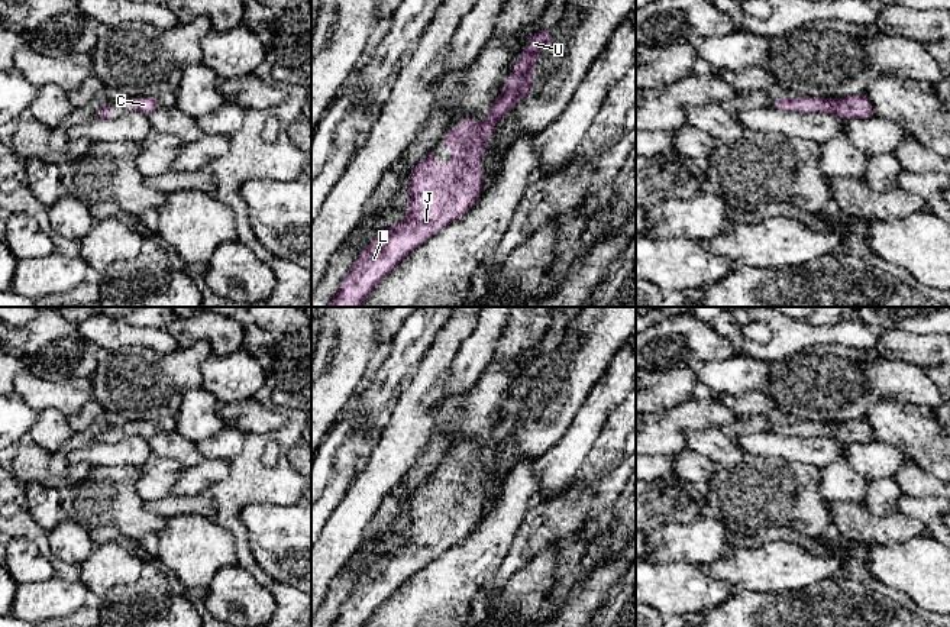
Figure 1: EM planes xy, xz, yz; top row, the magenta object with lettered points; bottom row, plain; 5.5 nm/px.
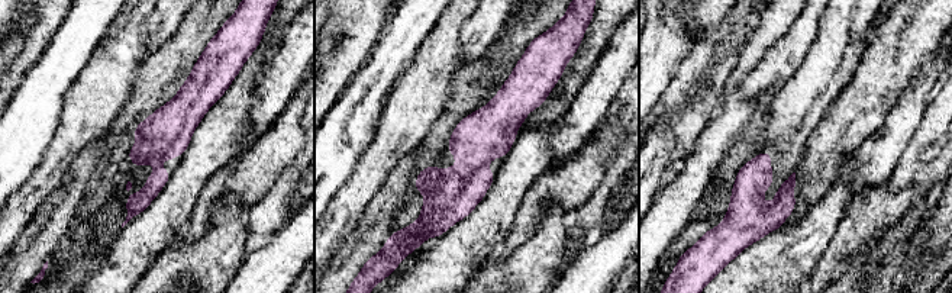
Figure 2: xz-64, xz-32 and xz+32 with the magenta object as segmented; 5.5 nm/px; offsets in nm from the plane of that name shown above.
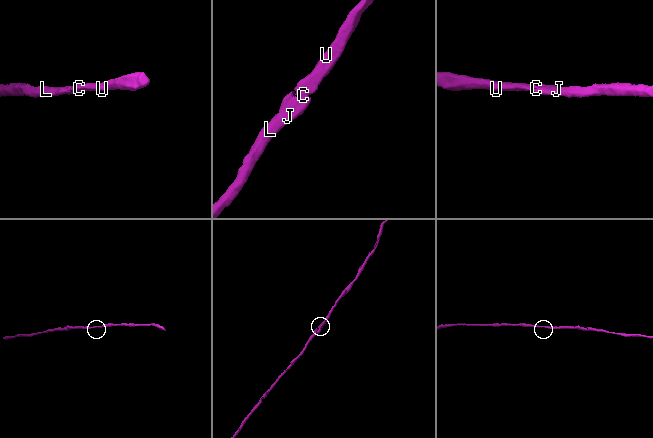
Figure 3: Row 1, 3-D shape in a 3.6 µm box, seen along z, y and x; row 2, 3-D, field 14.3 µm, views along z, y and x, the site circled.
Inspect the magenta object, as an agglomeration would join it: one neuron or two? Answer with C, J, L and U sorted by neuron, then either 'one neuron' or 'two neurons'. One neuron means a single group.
groups C J L U; one neuron

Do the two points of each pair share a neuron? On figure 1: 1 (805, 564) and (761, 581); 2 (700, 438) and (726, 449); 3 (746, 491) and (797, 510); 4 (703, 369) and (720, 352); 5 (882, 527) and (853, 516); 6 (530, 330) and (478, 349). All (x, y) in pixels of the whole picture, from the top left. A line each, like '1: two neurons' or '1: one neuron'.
1: one neuron
2: one neuron
3: one neuron
4: two neurons
5: one neuron
6: two neurons

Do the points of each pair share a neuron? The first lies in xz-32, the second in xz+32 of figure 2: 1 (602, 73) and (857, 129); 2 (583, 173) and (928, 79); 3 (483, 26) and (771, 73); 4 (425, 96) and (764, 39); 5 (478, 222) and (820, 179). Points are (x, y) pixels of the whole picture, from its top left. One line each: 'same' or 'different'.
1: different
2: different
3: same
4: same
5: different

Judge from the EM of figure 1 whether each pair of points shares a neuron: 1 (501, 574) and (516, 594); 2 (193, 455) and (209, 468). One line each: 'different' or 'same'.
1: different
2: different

